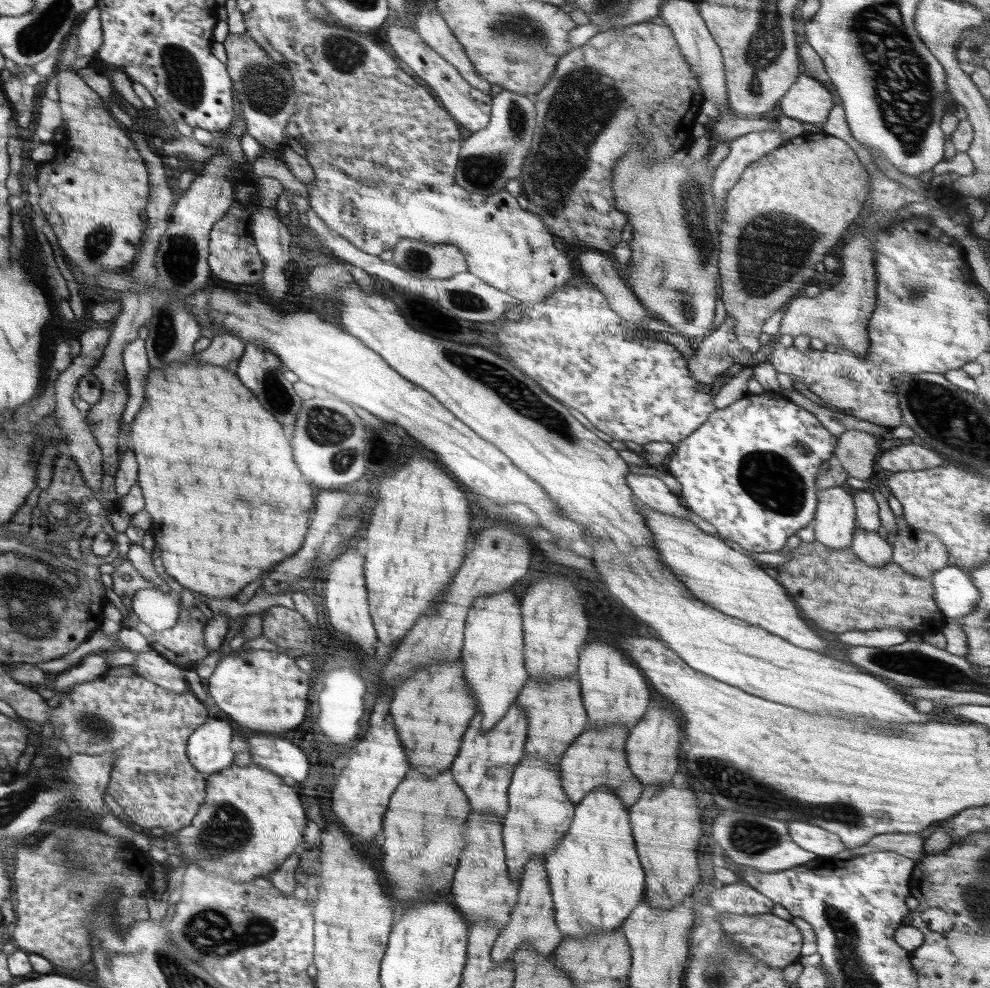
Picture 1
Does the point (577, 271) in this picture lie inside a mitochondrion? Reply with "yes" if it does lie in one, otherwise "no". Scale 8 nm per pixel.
no

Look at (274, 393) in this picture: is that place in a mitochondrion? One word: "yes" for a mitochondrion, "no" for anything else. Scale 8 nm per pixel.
yes

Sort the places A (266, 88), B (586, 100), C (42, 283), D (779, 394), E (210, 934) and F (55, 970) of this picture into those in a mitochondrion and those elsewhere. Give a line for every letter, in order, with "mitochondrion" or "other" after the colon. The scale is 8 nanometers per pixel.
A: mitochondrion
B: mitochondrion
C: other
D: other
E: mitochondrion
F: other

